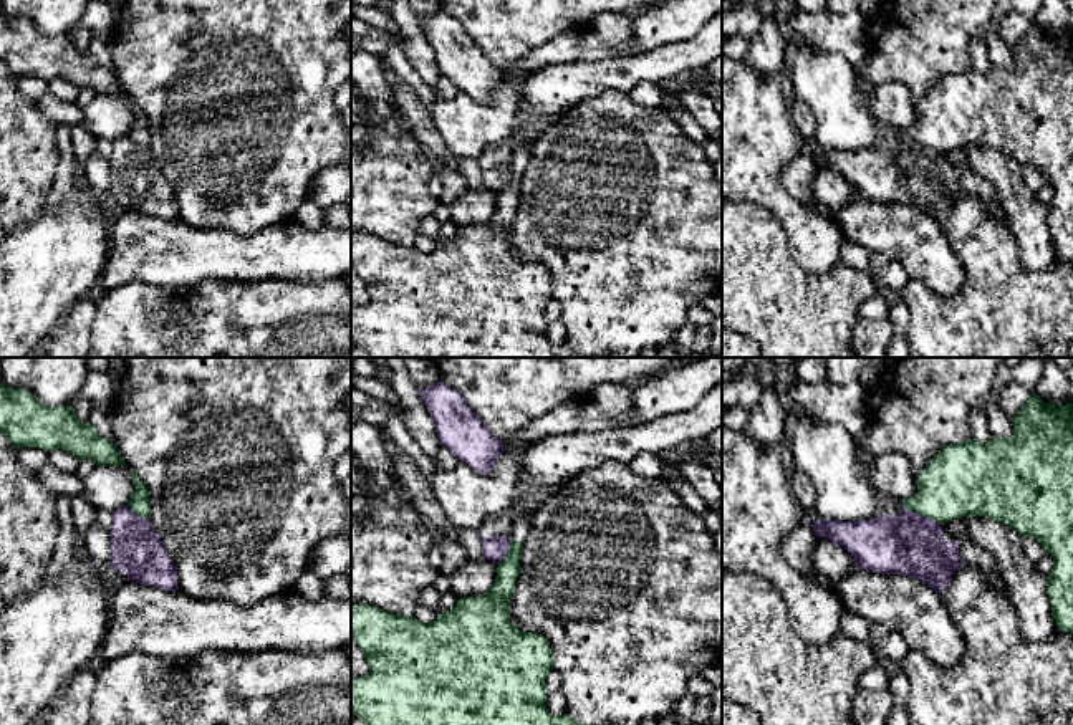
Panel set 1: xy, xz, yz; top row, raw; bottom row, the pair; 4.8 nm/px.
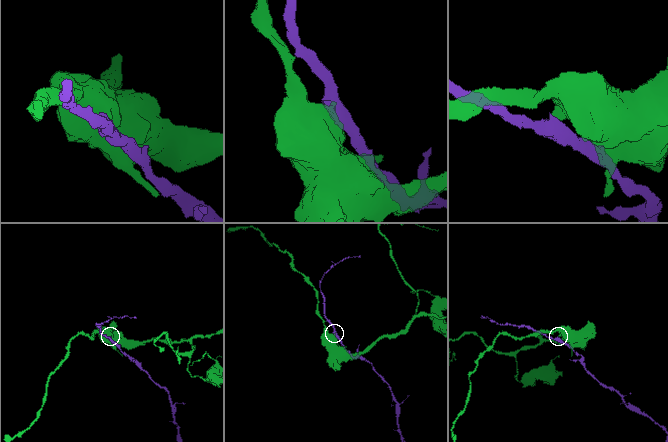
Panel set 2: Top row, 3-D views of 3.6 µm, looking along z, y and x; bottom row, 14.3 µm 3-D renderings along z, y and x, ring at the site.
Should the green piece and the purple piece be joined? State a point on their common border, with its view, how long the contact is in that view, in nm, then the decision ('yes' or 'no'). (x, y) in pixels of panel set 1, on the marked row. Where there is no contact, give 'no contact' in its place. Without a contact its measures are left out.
meets green in yz at (923, 515); contact 220 nm long; no

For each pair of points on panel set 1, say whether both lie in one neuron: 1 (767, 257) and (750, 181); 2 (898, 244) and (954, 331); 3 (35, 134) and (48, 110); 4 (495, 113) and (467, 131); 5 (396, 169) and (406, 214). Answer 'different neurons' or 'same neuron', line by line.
1: different neurons
2: different neurons
3: different neurons
4: same neuron
5: same neuron

